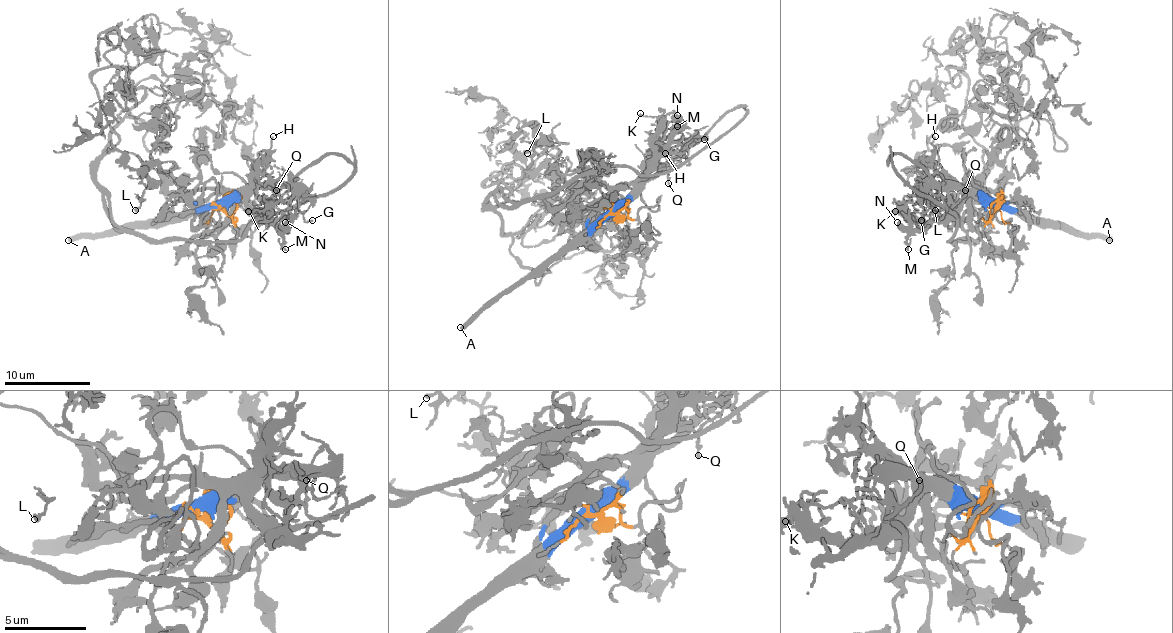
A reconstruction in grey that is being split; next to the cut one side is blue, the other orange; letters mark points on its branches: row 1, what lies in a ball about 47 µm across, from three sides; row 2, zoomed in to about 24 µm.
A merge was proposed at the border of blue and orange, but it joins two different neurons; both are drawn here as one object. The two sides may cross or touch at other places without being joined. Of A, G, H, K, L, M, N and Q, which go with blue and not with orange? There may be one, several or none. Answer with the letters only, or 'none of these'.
A, G, H, K, M, N, Q

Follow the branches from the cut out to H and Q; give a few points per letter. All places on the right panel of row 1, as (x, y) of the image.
H: (995, 206), (957, 181), (939, 164), (939, 155), (933, 147), (935, 136)
Q: (995, 206), (980, 202), (963, 189), (950, 189), (948, 196), (957, 202), (965, 189)

